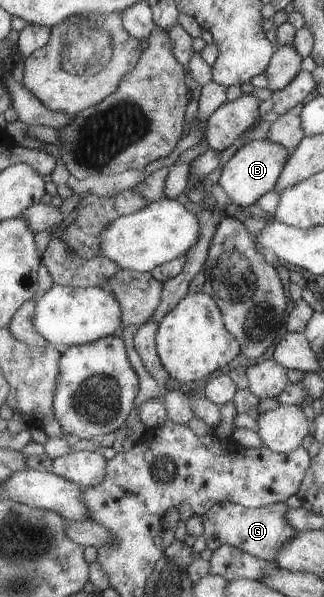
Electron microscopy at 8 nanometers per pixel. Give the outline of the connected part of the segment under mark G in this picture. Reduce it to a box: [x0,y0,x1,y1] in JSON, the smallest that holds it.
[202,501,297,562]

